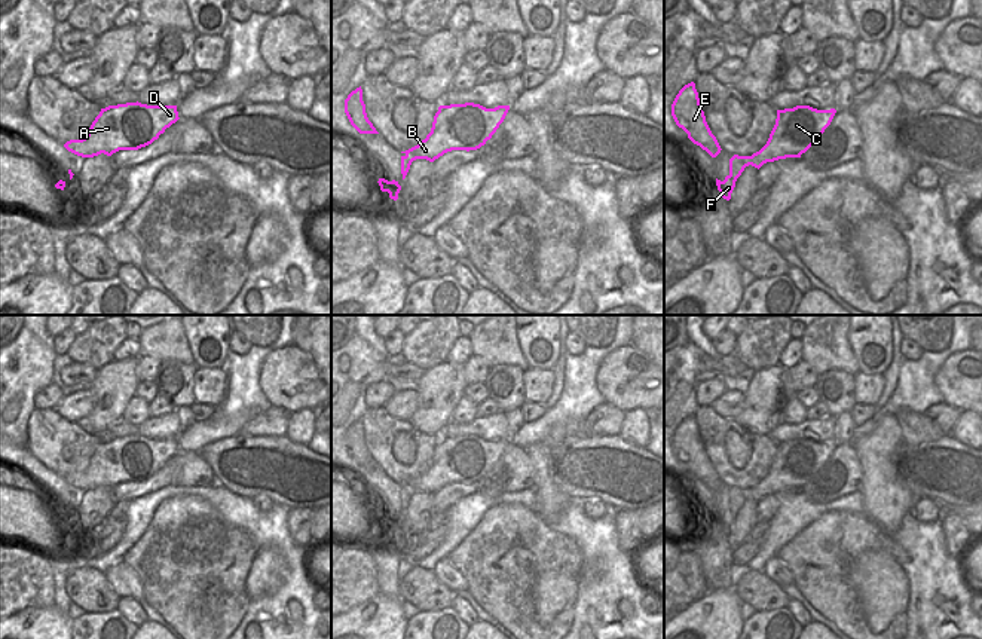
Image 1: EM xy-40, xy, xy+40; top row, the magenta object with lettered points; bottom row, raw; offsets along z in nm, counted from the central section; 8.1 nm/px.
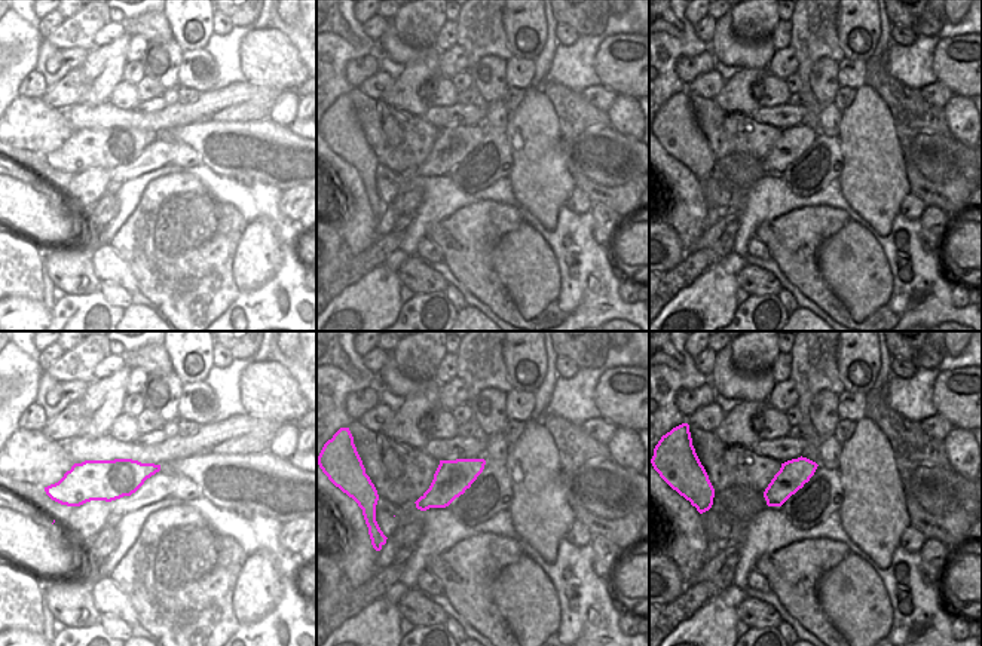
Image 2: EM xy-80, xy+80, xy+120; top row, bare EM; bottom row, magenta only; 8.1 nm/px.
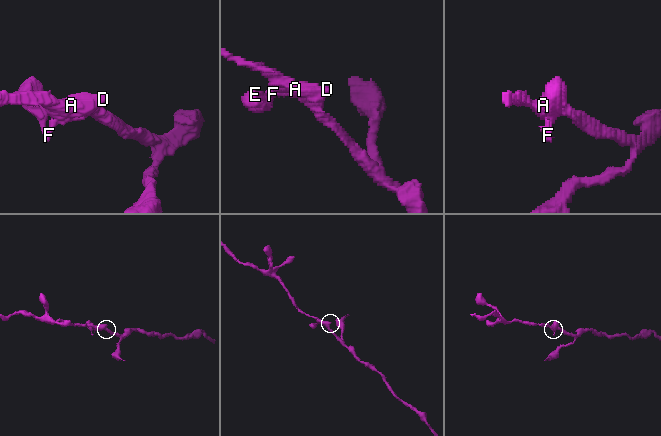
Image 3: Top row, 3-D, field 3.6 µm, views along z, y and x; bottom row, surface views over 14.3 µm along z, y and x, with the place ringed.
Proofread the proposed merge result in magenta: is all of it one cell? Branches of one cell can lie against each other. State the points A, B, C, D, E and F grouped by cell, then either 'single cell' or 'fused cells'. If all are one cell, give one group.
A B C D / E F; fused cells

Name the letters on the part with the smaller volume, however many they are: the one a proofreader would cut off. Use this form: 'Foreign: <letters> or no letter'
Foreign: E, F

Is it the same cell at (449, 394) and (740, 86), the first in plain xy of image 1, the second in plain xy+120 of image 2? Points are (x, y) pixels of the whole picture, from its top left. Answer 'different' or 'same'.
same

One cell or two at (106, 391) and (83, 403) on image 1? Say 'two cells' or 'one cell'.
two cells

